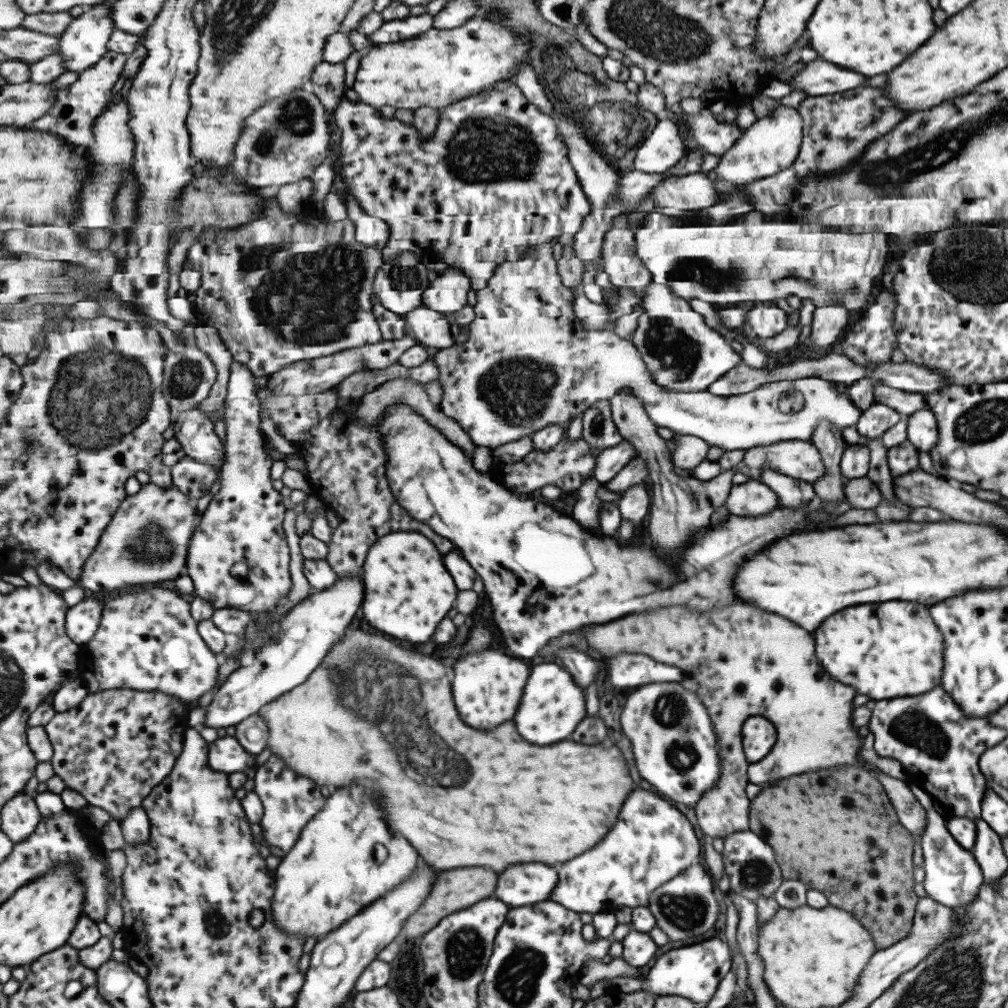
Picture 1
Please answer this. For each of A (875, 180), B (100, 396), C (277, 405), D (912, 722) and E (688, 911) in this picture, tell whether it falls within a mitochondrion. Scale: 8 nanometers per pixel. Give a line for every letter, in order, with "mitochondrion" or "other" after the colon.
A: mitochondrion
B: mitochondrion
C: other
D: mitochondrion
E: mitochondrion

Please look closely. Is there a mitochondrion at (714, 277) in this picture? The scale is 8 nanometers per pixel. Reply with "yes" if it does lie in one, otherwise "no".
yes

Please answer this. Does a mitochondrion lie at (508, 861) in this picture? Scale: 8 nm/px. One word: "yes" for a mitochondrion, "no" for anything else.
no

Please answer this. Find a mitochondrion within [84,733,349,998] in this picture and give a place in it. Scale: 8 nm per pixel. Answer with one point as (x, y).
(216, 925)

